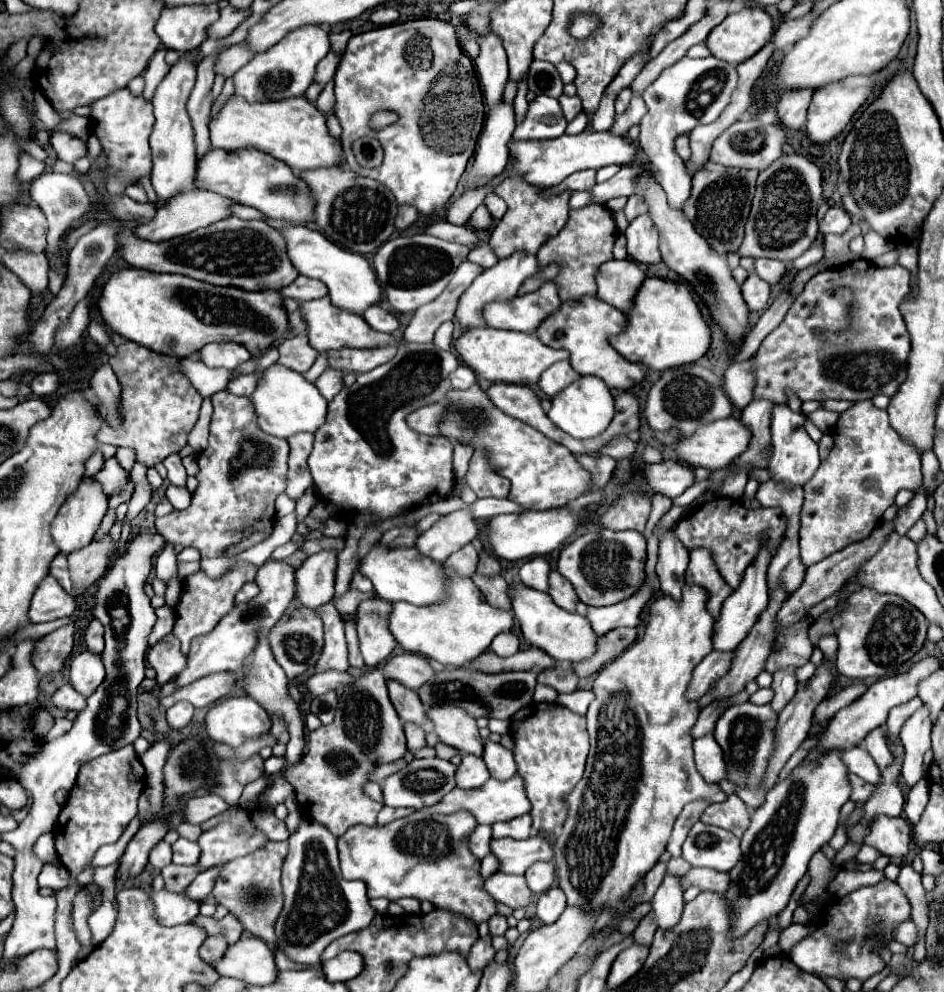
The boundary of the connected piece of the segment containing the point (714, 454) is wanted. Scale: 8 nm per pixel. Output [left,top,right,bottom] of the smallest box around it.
[674,418,750,470]

